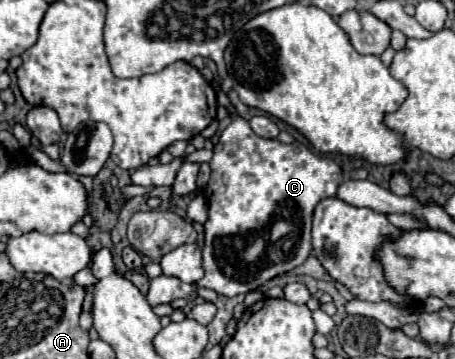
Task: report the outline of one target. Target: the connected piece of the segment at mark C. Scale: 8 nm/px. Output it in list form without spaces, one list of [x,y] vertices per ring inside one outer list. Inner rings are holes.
[[[235,112],[233,114],[233,120],[231,124],[223,130],[223,134],[219,136],[219,144],[215,146],[215,154],[213,154],[213,160],[209,162],[211,164],[211,178],[209,178],[209,184],[207,184],[207,190],[205,190],[205,196],[207,196],[207,202],[209,202],[209,222],[205,224],[205,248],[203,248],[203,262],[205,262],[205,276],[197,282],[199,286],[203,288],[211,288],[215,290],[217,294],[221,296],[237,296],[237,294],[247,294],[251,290],[261,290],[261,286],[275,278],[277,274],[285,274],[297,266],[301,266],[307,256],[311,254],[311,218],[313,218],[313,208],[315,204],[319,204],[319,200],[323,198],[331,198],[335,196],[337,192],[337,186],[343,182],[343,174],[341,174],[341,168],[325,158],[325,156],[319,156],[319,154],[313,154],[305,144],[299,144],[299,142],[293,142],[293,144],[281,144],[279,140],[267,140],[267,138],[261,138],[257,136],[249,122],[241,116],[237,116]]]

